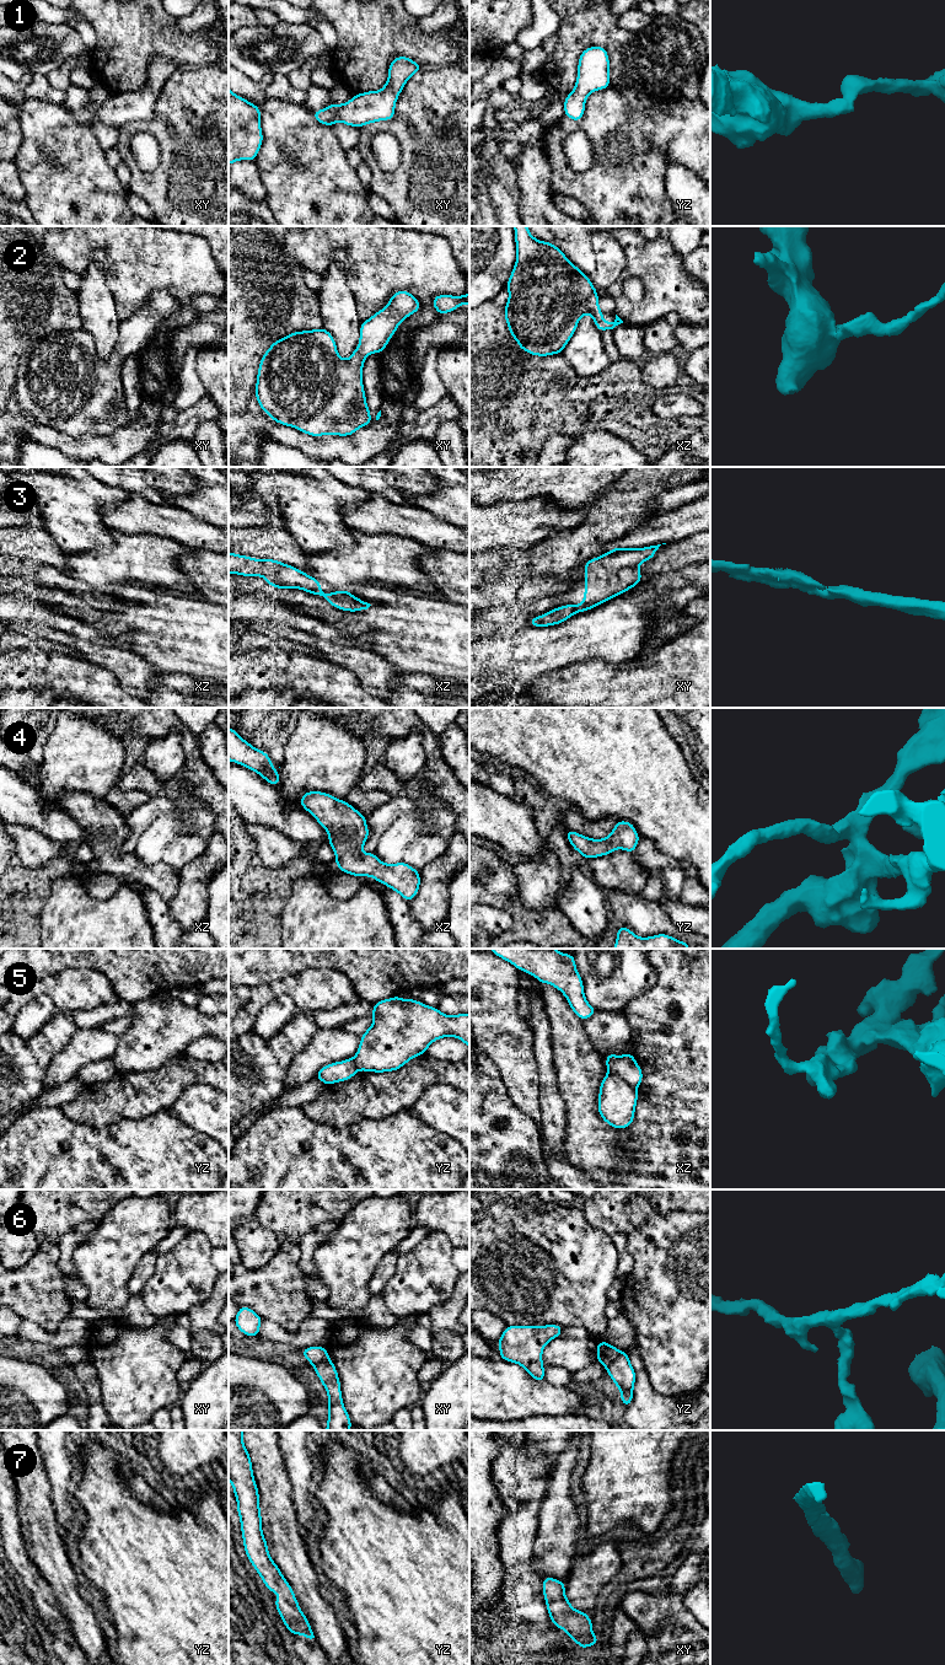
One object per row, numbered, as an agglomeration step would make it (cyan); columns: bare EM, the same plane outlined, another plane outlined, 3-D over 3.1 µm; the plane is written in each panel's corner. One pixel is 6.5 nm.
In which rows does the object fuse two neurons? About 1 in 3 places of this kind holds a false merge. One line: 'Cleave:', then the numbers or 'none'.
Cleave: 5, 6

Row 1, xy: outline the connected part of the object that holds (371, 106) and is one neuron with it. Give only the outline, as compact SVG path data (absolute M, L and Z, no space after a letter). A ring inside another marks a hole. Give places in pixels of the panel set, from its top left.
M408 57L394 58L388 66L388 80L380 91L356 93L343 104L332 103L321 111L312 111L322 125L333 127L335 122L361 128L366 124L391 120L398 96L406 82L423 68Z

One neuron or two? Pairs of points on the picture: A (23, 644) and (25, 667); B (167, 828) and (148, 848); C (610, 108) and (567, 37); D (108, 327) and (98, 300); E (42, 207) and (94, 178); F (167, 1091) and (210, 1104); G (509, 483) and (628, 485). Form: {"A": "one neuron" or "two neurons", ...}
{"A": "two neurons", "B": "one neuron", "C": "two neurons", "D": "one neuron", "E": "one neuron", "F": "two neurons", "G": "two neurons"}

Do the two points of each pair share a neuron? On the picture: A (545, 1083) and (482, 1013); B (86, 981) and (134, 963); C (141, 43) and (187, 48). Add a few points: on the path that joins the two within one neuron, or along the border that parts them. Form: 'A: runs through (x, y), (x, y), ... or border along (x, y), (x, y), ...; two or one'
A: border along (533, 1048), (538, 1074), (540, 1106); two
B: border along (75, 967), (100, 971), (119, 999); two
C: runs through (152, 43), (172, 43), (176, 46); one

